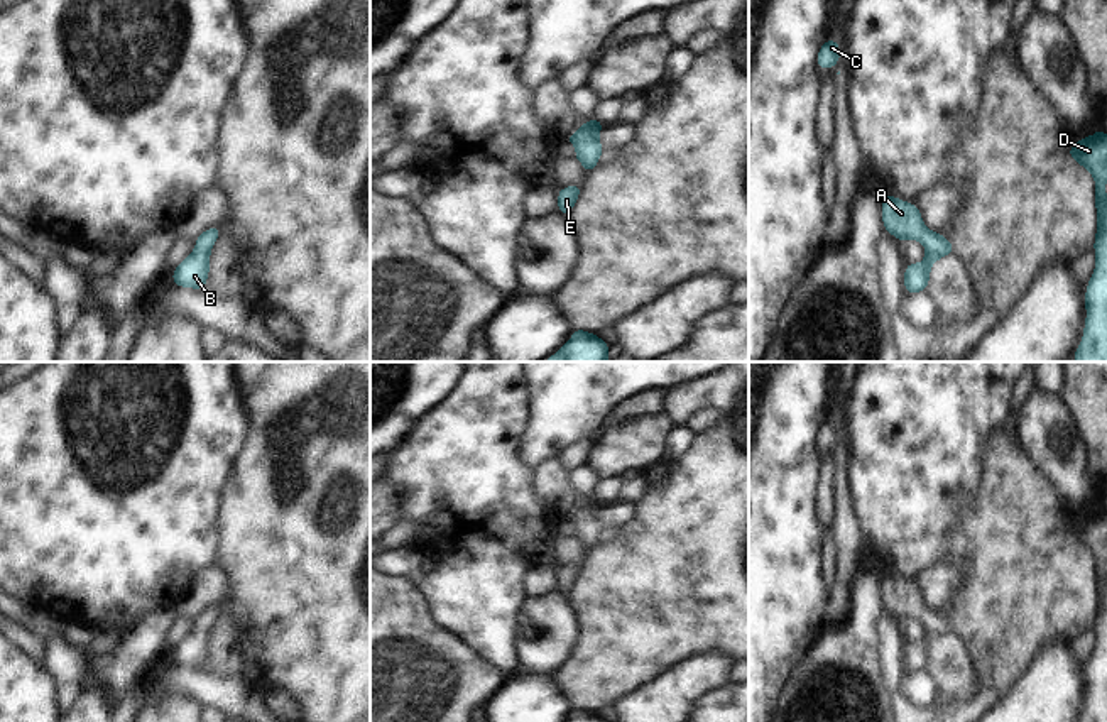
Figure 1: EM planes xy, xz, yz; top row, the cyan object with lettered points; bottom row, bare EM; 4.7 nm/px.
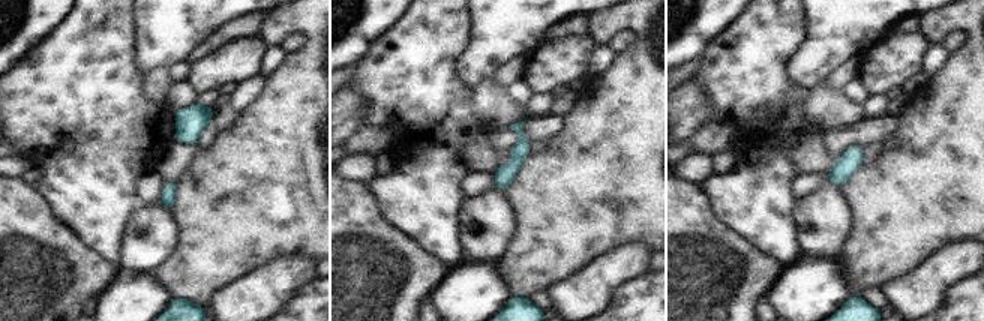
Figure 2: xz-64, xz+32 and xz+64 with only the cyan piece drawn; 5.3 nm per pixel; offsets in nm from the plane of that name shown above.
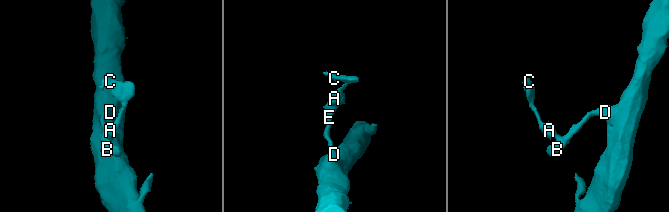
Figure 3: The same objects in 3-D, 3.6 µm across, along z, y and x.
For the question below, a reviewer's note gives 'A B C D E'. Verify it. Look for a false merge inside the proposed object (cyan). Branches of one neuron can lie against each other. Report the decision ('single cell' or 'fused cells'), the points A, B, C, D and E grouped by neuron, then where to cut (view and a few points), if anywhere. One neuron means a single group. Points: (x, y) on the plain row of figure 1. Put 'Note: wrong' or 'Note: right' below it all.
single cell | A B C D E | no cut
Note: right

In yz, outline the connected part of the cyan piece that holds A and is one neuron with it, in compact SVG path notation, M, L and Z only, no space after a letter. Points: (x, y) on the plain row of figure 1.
M892 573L882 575L882 604L901 622L906 619L923 622L926 627L924 639L904 646L904 670L906 673L926 670L933 643L941 636L953 634L953 622L945 614L924 605L916 582L908 582Z

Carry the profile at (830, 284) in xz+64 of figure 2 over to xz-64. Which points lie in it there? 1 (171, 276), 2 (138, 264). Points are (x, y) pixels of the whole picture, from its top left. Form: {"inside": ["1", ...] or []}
{"inside": []}

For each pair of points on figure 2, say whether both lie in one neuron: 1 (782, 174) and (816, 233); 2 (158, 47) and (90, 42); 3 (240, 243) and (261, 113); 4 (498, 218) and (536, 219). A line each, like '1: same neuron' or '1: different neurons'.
1: different neurons
2: different neurons
3: same neuron
4: different neurons

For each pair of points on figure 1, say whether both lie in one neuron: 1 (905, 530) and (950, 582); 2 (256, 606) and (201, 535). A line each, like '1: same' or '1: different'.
1: different
2: different

